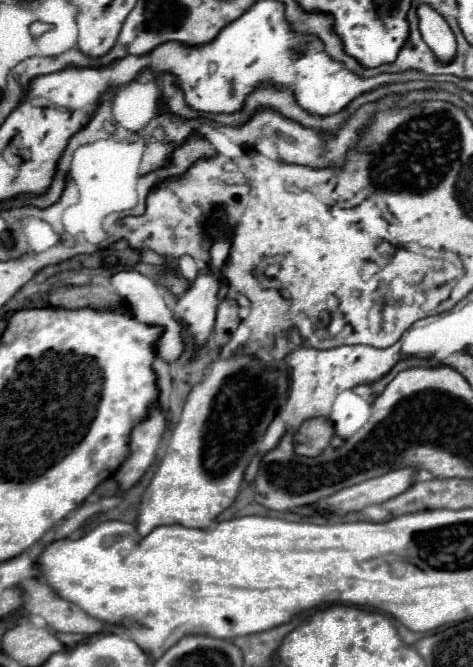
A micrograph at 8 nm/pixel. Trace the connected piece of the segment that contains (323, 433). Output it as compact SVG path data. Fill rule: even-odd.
M326 417L304 421L294 431L294 451L306 457L318 457L334 437L334 427Z

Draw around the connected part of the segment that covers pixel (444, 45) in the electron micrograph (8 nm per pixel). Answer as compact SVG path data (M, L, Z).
M418 5L416 13L420 21L420 33L428 47L434 51L436 59L442 63L452 61L456 55L456 39L446 19L430 5Z

